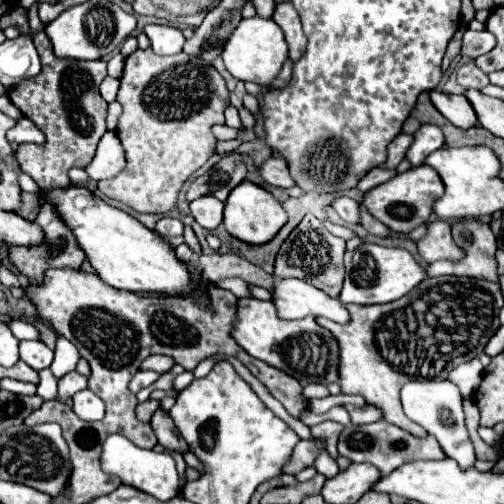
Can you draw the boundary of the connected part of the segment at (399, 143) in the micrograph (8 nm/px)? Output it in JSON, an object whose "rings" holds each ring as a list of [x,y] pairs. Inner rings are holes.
{"rings":[[[398,134],[390,144],[388,144],[388,158],[386,162],[380,166],[380,168],[396,168],[402,160],[404,160],[404,154],[406,154],[406,148],[410,146],[412,142],[412,136],[408,134]]]}

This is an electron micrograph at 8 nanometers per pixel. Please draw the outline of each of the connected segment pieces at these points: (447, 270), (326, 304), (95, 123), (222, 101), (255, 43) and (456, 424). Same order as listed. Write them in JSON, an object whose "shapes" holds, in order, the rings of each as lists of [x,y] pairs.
{"shapes":[[[[458,220],[452,224],[454,242],[466,250],[464,260],[446,262],[438,260],[428,264],[426,276],[444,276],[444,274],[458,274],[468,278],[486,278],[488,282],[500,284],[498,276],[498,262],[496,262],[496,236],[492,234],[488,224],[478,220]]],[[[288,278],[274,284],[274,304],[280,318],[306,318],[324,316],[328,320],[346,324],[350,320],[346,306],[338,298],[330,298],[322,290],[310,286],[304,280]]],[[[38,32],[34,36],[34,44],[36,50],[40,54],[42,60],[42,72],[32,78],[26,80],[18,86],[14,86],[10,90],[10,100],[14,102],[14,106],[28,116],[44,134],[46,134],[46,144],[20,144],[16,150],[16,160],[22,168],[22,172],[26,172],[28,176],[34,178],[34,182],[42,188],[42,190],[56,190],[56,188],[67,188],[70,186],[68,172],[70,168],[86,168],[96,152],[96,146],[100,142],[100,138],[106,132],[106,108],[108,102],[100,96],[100,82],[106,78],[106,62],[104,60],[60,60],[54,56],[53,46],[48,40],[48,36],[44,32]]],[[[136,50],[126,58],[124,74],[120,78],[120,90],[116,98],[124,112],[118,120],[116,134],[126,150],[126,168],[112,180],[100,180],[98,190],[108,198],[114,198],[136,212],[168,214],[178,208],[178,194],[184,182],[216,154],[216,138],[212,134],[214,124],[224,124],[224,110],[230,104],[224,78],[214,66],[202,64],[184,52],[176,56],[158,56],[154,50]]],[[[260,16],[254,18],[244,18],[238,28],[232,32],[228,38],[224,50],[222,50],[222,60],[226,64],[226,70],[242,82],[254,82],[260,84],[262,88],[272,88],[272,82],[282,70],[282,64],[288,60],[286,58],[286,40],[282,38],[282,30],[278,30],[278,24]]],[[[412,380],[408,384],[404,384],[402,388],[402,406],[404,406],[404,412],[406,416],[420,424],[428,434],[432,434],[438,444],[442,446],[444,454],[452,460],[458,462],[458,466],[462,466],[462,470],[468,470],[468,468],[474,468],[474,462],[476,462],[476,452],[474,452],[474,444],[470,440],[470,434],[464,426],[464,410],[462,410],[462,398],[460,398],[460,392],[458,392],[458,386],[448,382],[448,380],[442,380],[442,382],[436,382],[436,380]]]]}

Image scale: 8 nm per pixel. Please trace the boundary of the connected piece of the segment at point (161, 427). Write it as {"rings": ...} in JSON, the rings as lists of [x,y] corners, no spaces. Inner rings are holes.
{"rings":[[[158,408],[152,416],[152,430],[158,438],[158,442],[166,448],[166,450],[178,450],[178,452],[186,452],[186,440],[176,432],[174,420],[170,418],[170,414],[162,408]]]}

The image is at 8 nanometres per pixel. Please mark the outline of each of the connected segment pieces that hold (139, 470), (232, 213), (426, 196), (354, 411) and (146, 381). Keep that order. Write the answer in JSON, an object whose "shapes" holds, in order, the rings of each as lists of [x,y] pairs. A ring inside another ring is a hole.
{"shapes":[[[[110,434],[102,446],[100,456],[102,470],[114,478],[118,478],[126,486],[134,486],[136,490],[142,490],[146,494],[152,494],[154,498],[166,502],[180,494],[180,476],[176,470],[176,462],[168,452],[154,452],[146,448],[138,448],[134,442],[130,442],[122,434]]],[[[244,180],[240,182],[228,196],[226,200],[226,206],[224,206],[224,226],[226,230],[240,238],[242,242],[250,242],[250,244],[264,244],[268,240],[274,238],[274,234],[286,224],[288,216],[282,208],[282,204],[268,192],[264,190],[262,186],[250,182],[250,180]]],[[[422,164],[422,166],[414,166],[402,174],[396,174],[394,178],[390,178],[388,182],[368,190],[364,194],[364,206],[370,210],[370,214],[374,218],[378,218],[380,222],[384,222],[388,228],[396,230],[396,232],[410,232],[420,224],[426,224],[430,214],[432,214],[432,204],[434,198],[442,196],[442,180],[438,178],[438,174],[434,174],[434,170],[430,170],[430,166]]],[[[350,406],[348,408],[348,414],[350,414],[350,420],[354,424],[372,424],[376,420],[380,420],[380,410],[378,408],[372,408],[372,406],[364,406],[364,408],[354,408]]],[[[138,370],[136,376],[134,376],[132,382],[130,382],[130,392],[132,392],[132,394],[138,394],[142,388],[154,384],[154,382],[158,380],[158,376],[160,376],[158,372],[142,372],[142,370]]]]}

